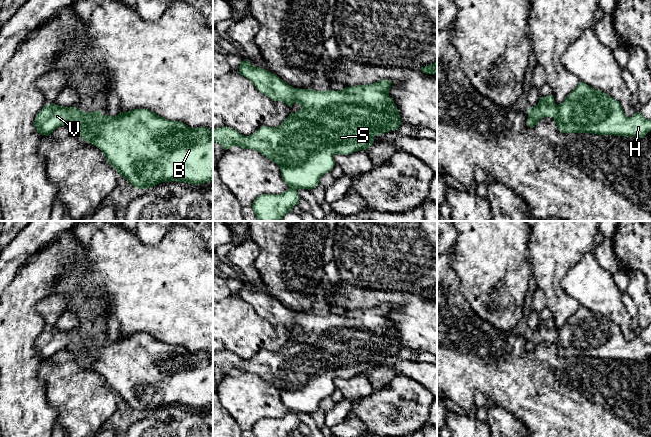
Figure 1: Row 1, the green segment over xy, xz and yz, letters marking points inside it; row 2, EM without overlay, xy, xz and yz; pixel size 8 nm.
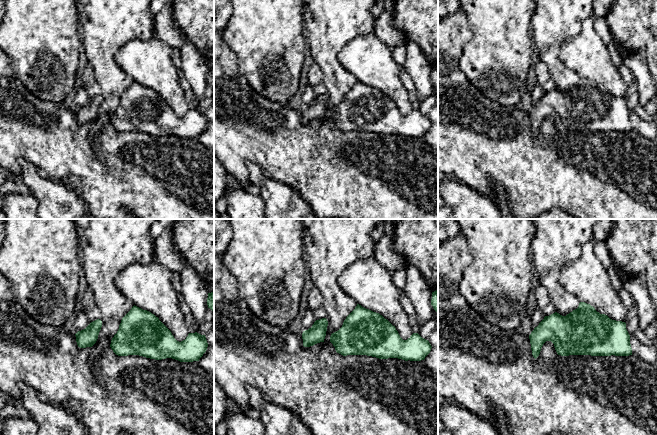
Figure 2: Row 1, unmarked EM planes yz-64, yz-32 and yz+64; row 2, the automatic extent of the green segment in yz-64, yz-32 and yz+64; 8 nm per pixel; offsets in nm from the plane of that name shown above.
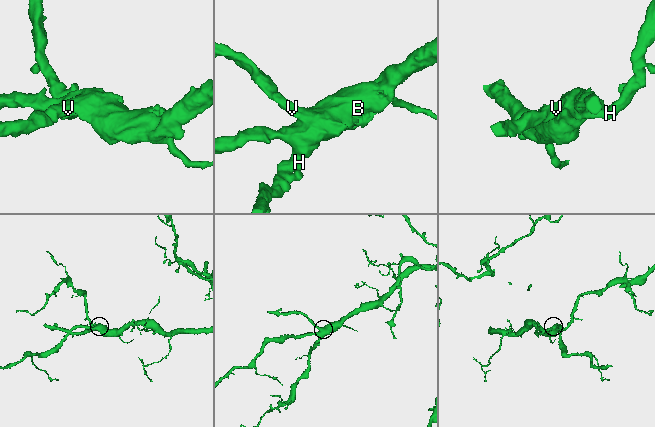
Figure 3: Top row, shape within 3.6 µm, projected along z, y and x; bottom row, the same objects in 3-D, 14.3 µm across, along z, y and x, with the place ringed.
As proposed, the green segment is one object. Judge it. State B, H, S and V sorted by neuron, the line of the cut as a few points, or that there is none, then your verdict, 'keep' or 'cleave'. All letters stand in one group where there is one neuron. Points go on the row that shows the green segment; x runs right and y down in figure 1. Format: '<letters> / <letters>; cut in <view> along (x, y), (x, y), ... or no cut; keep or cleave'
B H S V; no cut; keep

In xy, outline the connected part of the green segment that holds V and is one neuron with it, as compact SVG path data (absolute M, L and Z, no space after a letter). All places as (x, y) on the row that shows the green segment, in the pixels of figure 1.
M47 104L37 114L34 126L41 135L51 135L58 127L67 125L76 130L81 138L99 148L108 163L137 189L149 189L161 182L204 184L213 181L213 130L207 127L190 128L180 121L170 121L148 109L120 112L117 116L101 115L102 111L87 113L76 107Z

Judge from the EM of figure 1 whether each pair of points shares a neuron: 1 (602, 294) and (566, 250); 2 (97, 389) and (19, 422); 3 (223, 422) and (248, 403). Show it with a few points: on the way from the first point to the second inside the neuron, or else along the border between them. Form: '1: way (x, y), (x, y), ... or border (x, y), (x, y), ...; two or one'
1: border (593, 254), (586, 253), (561, 280); two
2: border (46, 385), (46, 400), (56, 409), (57, 420); two
3: border (223, 406), (240, 426); two

